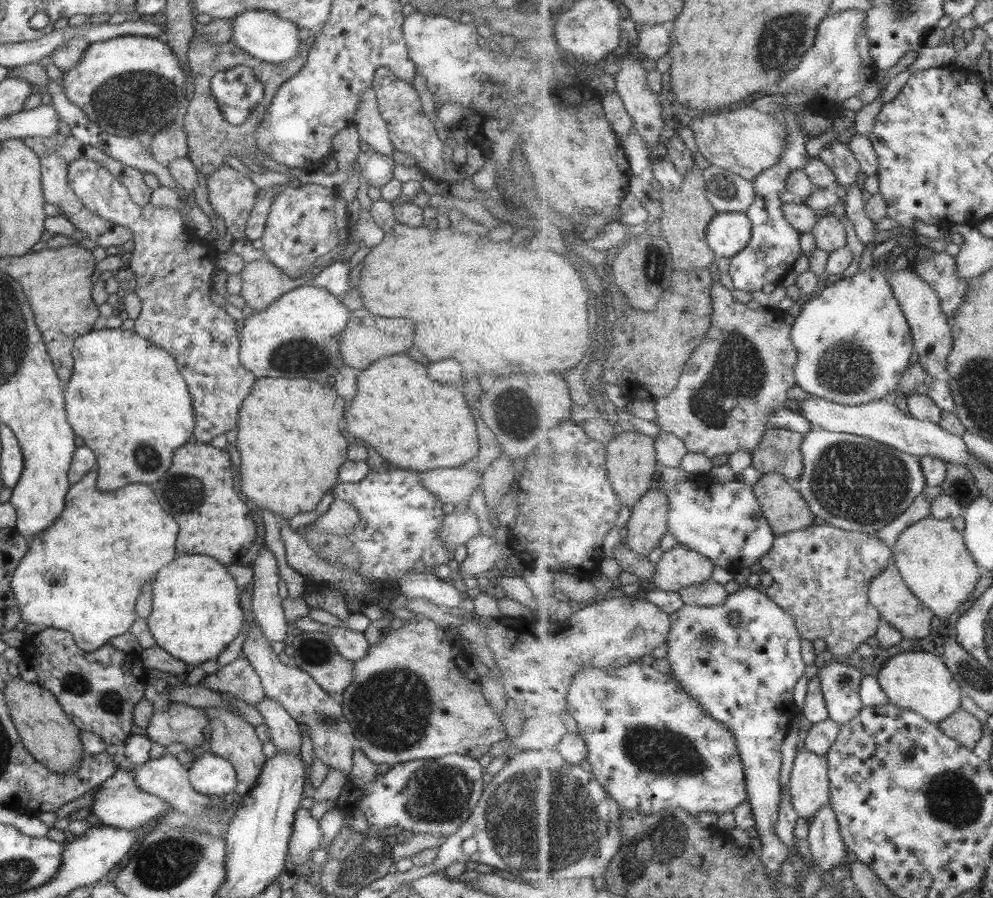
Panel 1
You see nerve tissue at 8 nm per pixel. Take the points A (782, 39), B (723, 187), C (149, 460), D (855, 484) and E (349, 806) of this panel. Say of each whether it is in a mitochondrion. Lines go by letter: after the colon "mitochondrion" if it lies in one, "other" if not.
A: mitochondrion
B: mitochondrion
C: mitochondrion
D: mitochondrion
E: other

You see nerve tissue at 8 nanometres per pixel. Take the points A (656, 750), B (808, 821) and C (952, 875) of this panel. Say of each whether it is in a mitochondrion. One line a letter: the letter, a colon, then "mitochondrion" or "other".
A: mitochondrion
B: other
C: other

